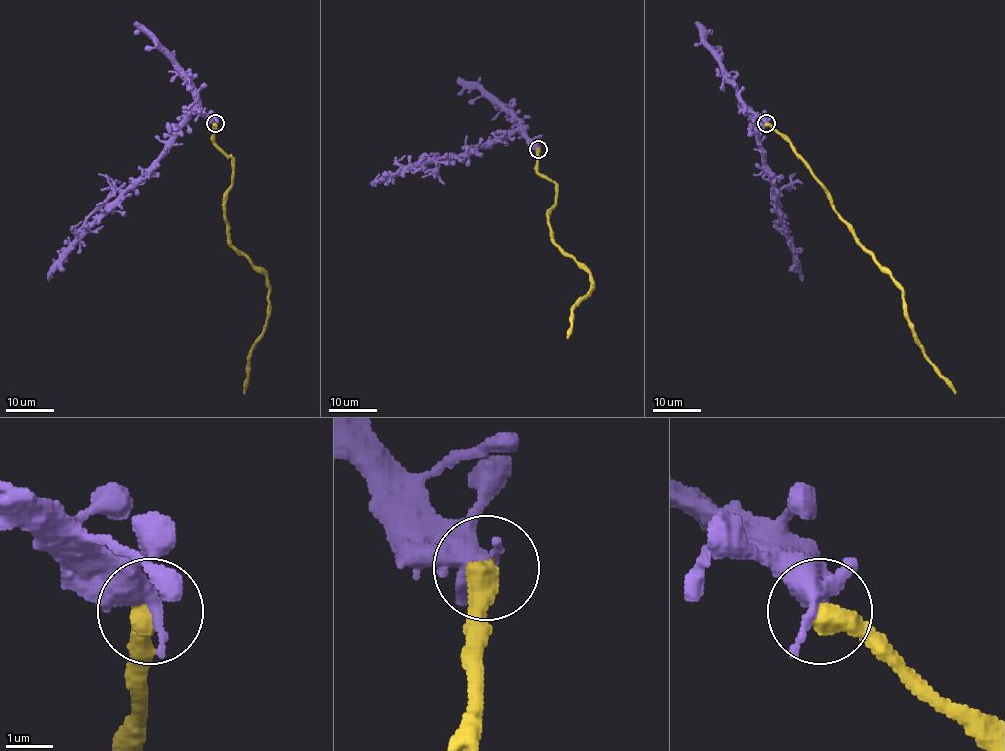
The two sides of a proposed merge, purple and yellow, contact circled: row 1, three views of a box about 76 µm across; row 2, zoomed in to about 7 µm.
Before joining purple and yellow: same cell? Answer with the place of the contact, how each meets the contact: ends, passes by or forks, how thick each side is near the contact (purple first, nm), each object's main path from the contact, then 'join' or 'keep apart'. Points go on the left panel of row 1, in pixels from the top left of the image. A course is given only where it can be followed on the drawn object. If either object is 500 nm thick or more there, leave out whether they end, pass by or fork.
place (215, 123); calibres 280 and 500 nm; course purple (215, 123), (200, 113), (193, 114), (173, 143), (88, 231), (48, 280); course yellow (215, 124), (213, 142), (233, 166), (224, 200), (228, 241), (266, 275), (268, 288), (268, 314), (244, 393); keep apart

